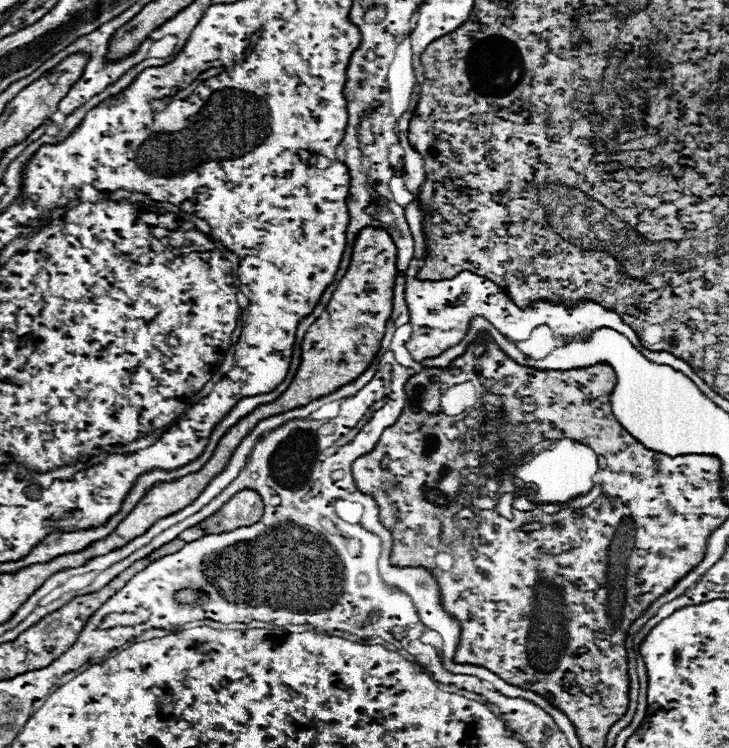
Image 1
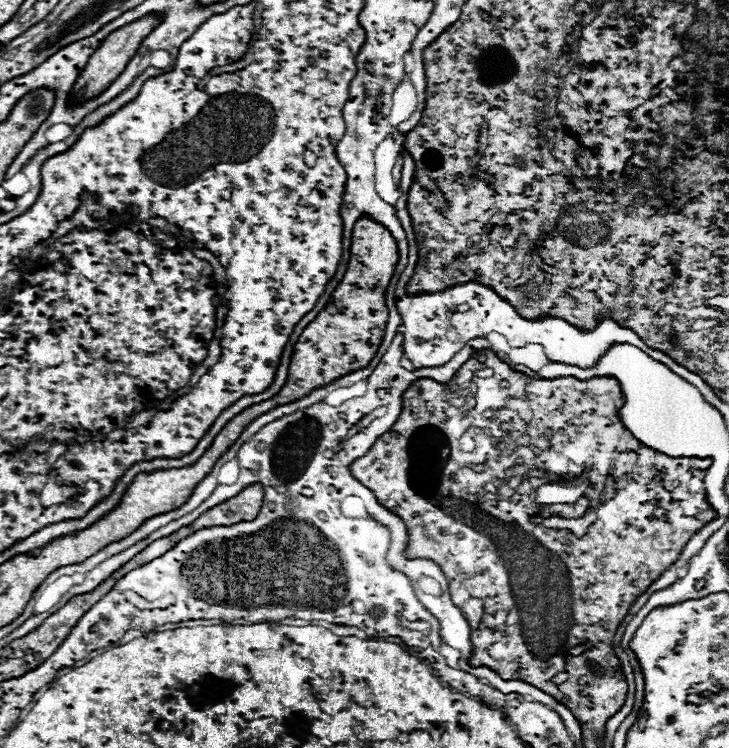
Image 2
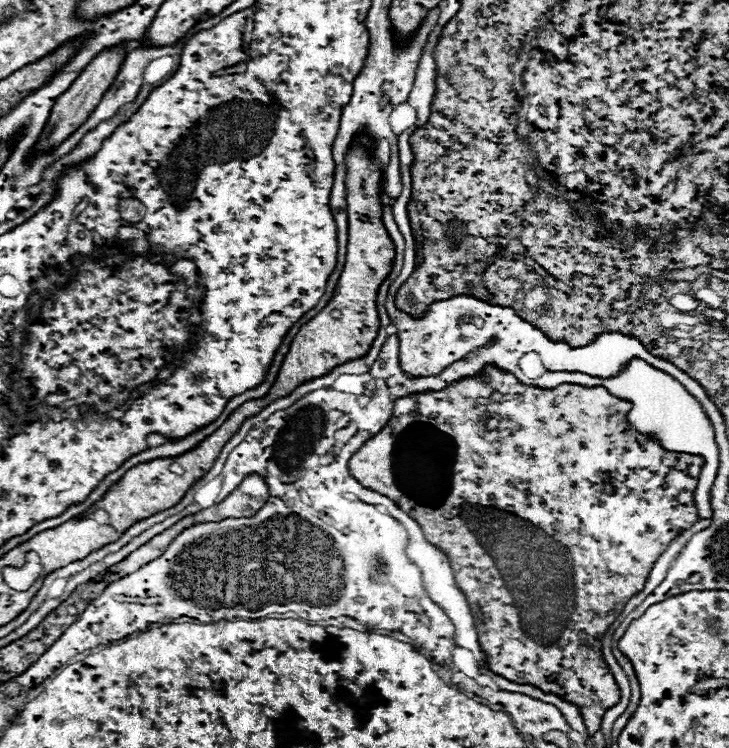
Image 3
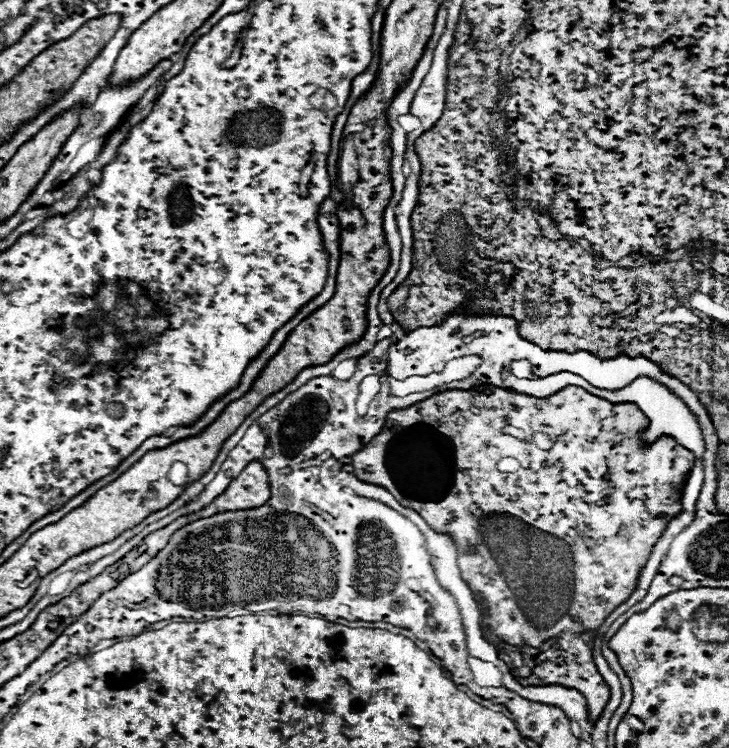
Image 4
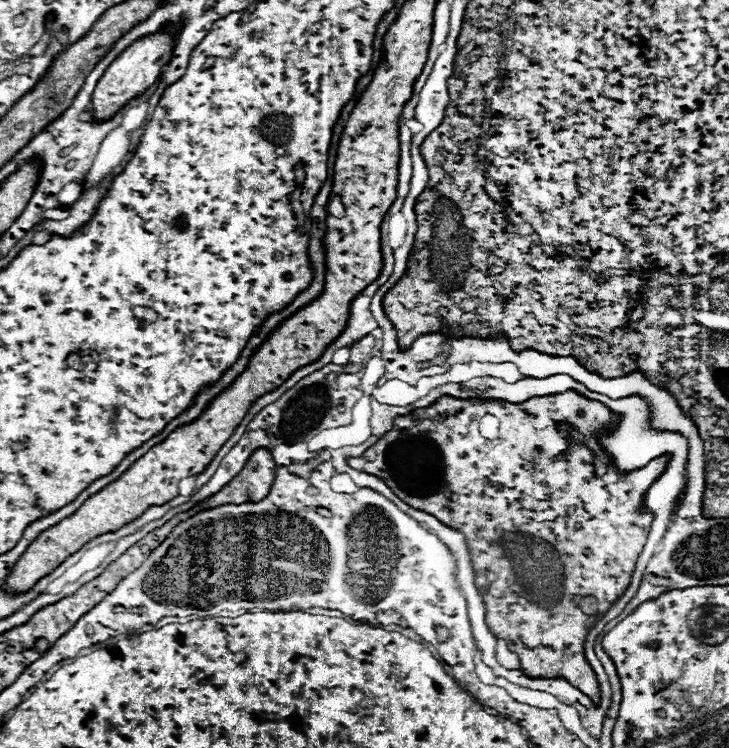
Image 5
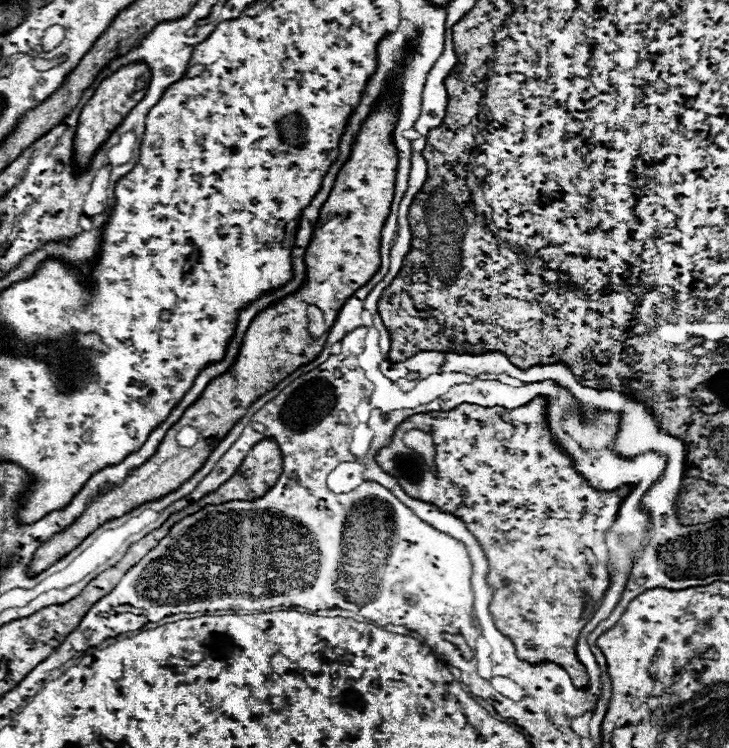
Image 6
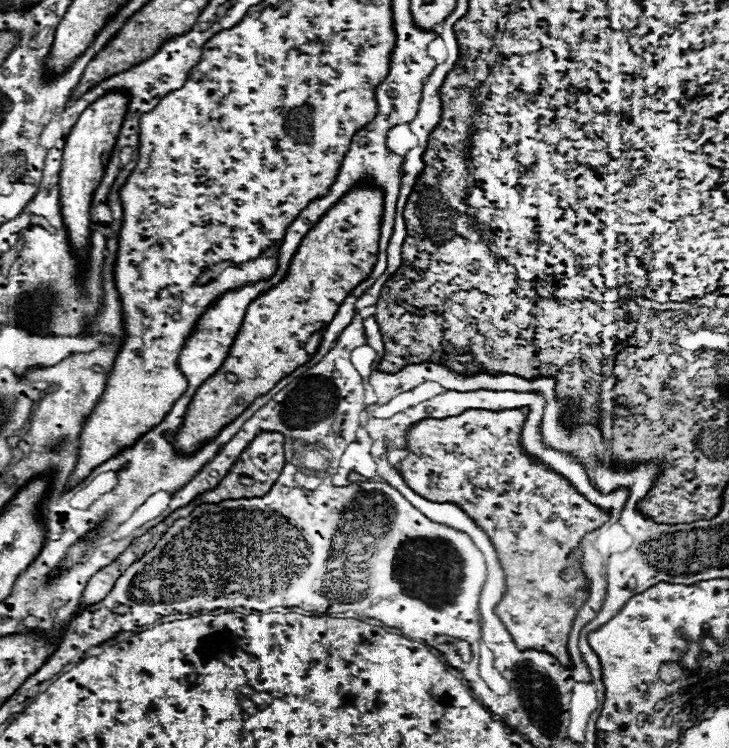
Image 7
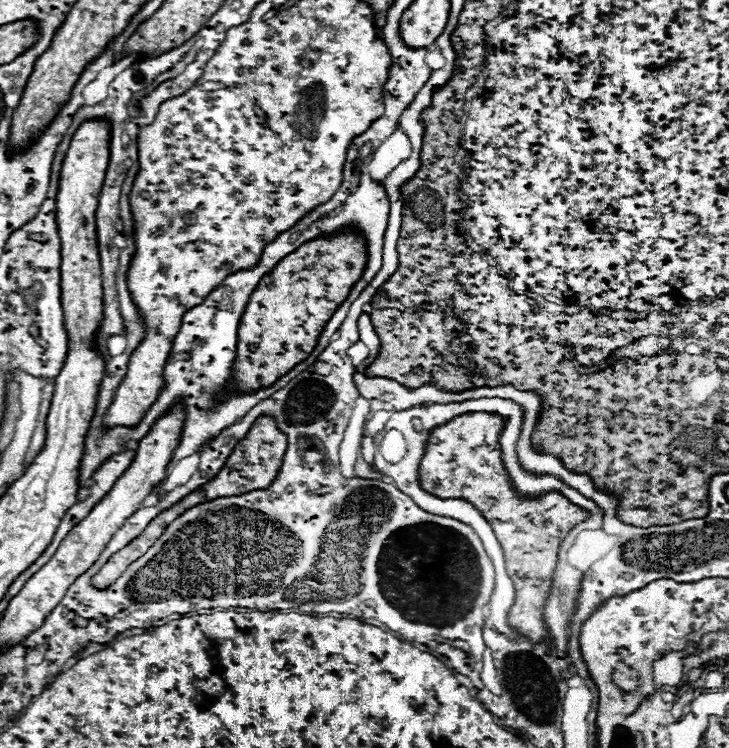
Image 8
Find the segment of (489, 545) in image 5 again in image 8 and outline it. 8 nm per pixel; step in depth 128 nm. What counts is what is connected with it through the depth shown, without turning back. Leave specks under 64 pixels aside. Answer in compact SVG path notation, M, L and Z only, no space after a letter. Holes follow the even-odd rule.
M486 412L464 414L444 426L438 426L430 434L426 454L420 462L420 484L434 496L468 500L492 524L504 550L508 574L516 588L516 600L508 612L508 624L536 644L544 636L542 606L550 590L560 542L570 528L588 520L590 514L564 500L558 492L550 492L542 500L518 498L508 484L506 472L502 470L498 446L502 426L504 422L500 416Z

